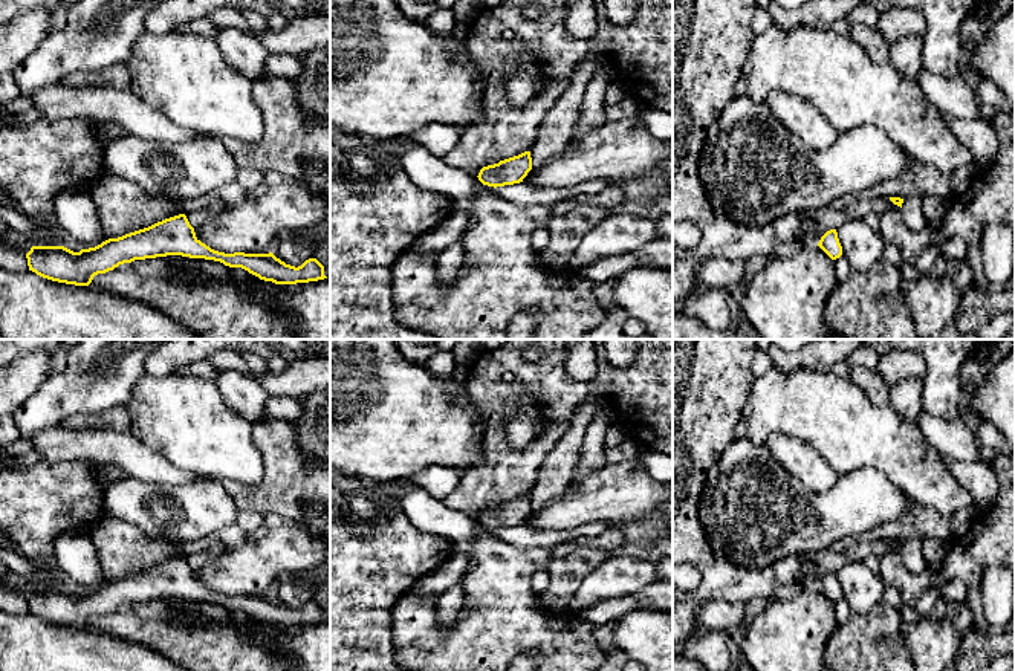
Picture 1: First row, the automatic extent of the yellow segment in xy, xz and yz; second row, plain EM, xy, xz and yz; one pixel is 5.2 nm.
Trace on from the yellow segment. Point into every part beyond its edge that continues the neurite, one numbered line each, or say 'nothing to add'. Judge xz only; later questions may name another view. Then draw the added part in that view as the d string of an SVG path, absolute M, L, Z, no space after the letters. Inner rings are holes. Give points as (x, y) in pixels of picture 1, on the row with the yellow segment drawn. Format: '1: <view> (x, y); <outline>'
nothing to add

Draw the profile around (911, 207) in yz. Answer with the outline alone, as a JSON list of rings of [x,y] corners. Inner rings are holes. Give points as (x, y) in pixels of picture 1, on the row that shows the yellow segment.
[[[908,196],[903,199],[902,203],[902,212],[903,219],[908,223],[908,226],[914,231],[925,229],[928,220],[922,209],[922,199],[920,196]]]

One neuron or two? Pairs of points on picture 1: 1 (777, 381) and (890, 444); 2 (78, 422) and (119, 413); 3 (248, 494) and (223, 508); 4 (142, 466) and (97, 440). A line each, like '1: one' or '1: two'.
1: one
2: one
3: two
4: one

